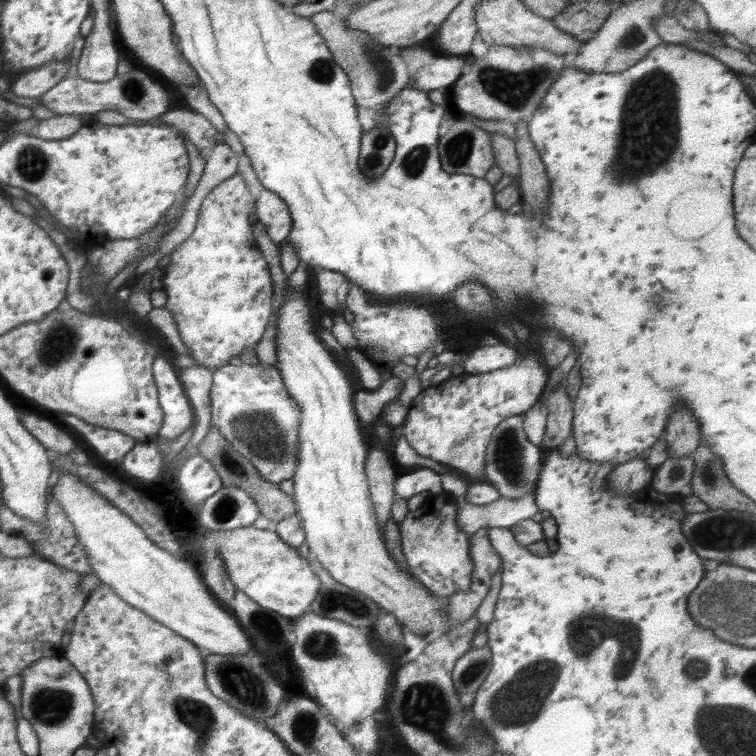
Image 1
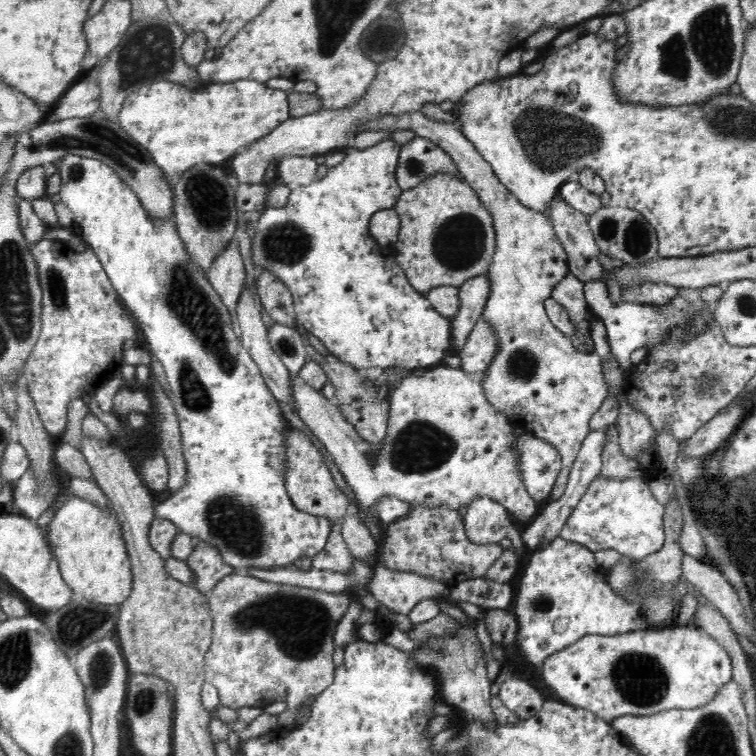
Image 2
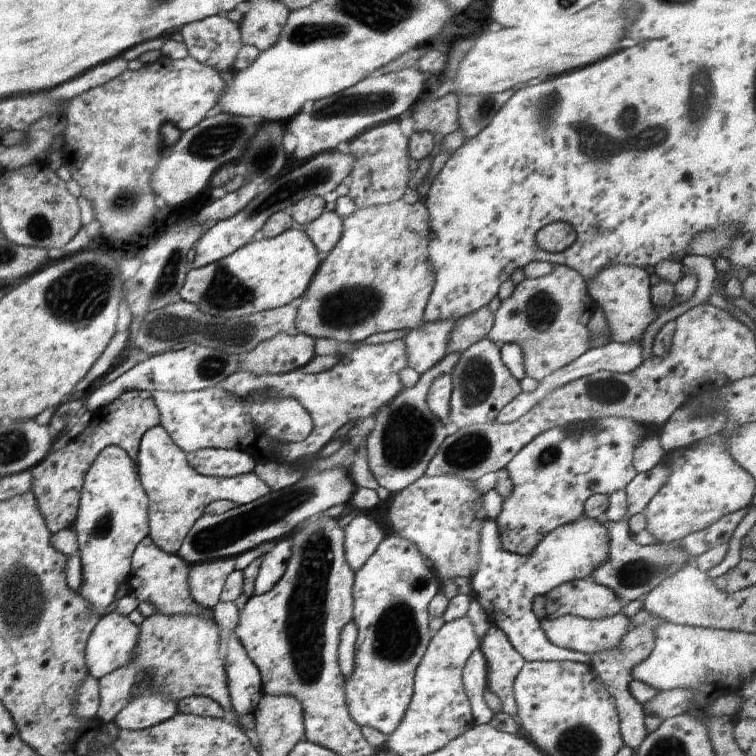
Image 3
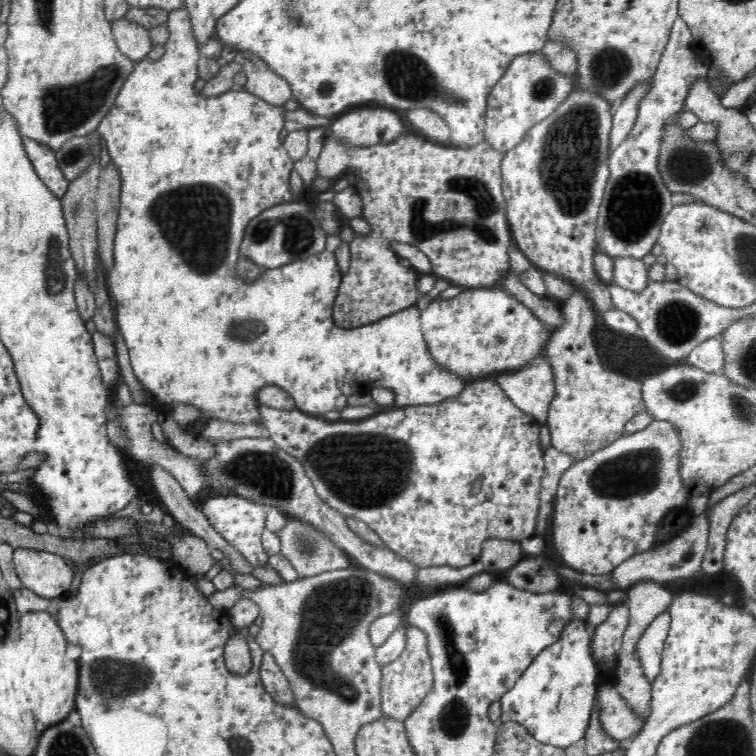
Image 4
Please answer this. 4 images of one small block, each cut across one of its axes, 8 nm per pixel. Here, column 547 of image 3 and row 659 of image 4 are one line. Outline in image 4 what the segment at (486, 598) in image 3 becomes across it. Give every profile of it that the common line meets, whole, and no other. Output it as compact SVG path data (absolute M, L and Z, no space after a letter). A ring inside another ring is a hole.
M667 610L657 615L636 643L637 659L650 682L661 672L661 656L669 628L670 613ZM574 618L558 642L546 646L501 698L501 722L516 721L536 740L566 748L585 738L596 695L598 668L590 652L586 622Z

